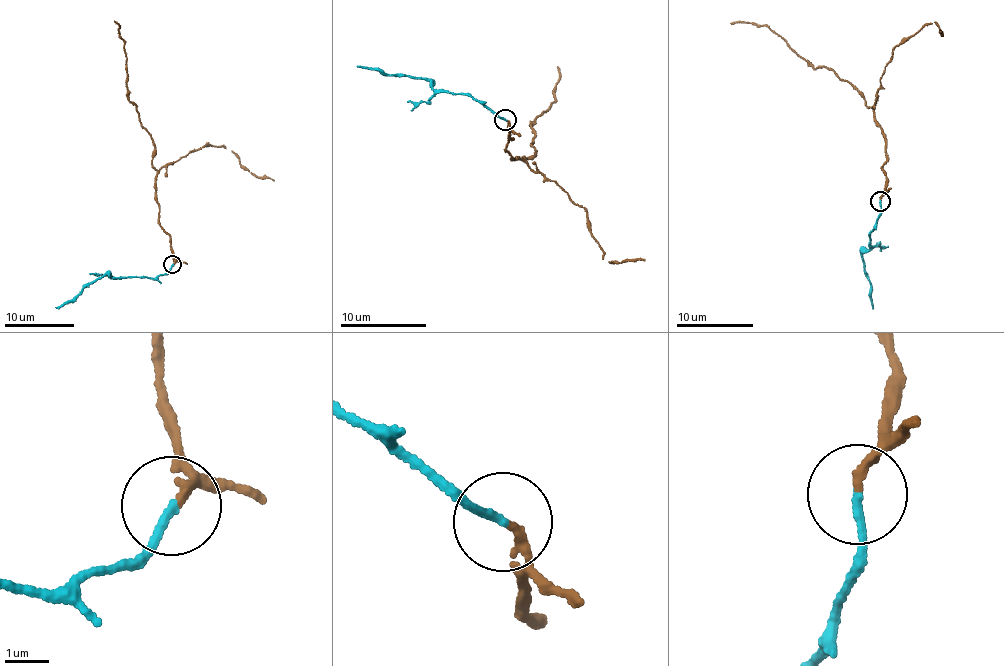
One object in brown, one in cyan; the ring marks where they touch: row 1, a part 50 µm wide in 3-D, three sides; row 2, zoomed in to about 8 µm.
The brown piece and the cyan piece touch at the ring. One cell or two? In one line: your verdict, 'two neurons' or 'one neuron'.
two neurons

